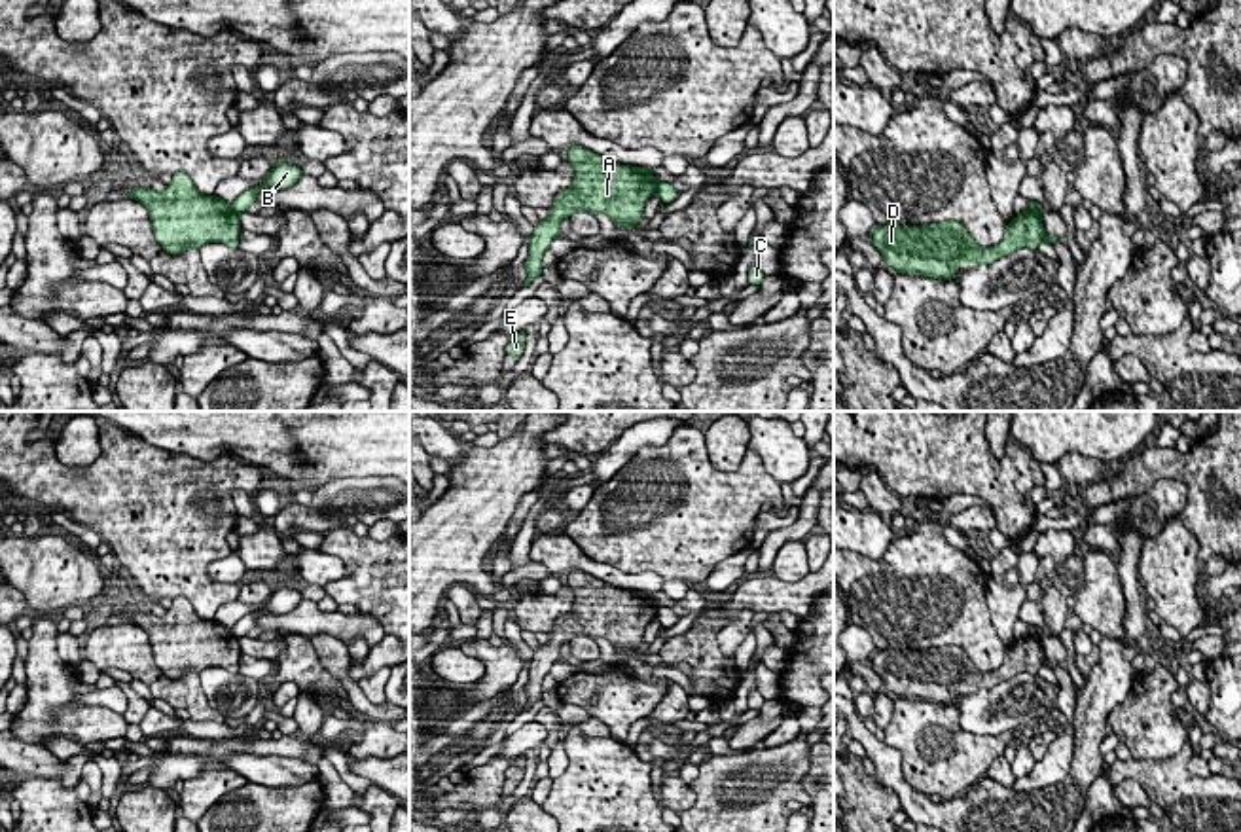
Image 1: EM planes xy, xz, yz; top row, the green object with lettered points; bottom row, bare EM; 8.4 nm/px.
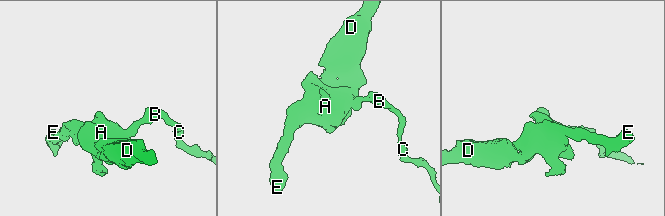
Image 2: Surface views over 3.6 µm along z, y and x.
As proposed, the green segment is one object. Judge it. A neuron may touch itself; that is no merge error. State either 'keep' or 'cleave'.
cleave

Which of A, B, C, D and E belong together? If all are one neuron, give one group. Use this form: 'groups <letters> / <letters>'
groups A D E / B C

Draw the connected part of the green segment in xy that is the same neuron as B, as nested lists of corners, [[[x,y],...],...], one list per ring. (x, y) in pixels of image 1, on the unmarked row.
[[[277,588],[271,595],[269,595],[269,603],[265,606],[261,606],[260,610],[254,610],[246,616],[243,616],[233,627],[231,633],[241,639],[241,637],[248,637],[248,633],[256,627],[256,620],[263,614],[263,612],[273,612],[273,614],[286,614],[290,610],[294,610],[299,603],[303,601],[301,591],[297,589],[290,589],[290,588]]]

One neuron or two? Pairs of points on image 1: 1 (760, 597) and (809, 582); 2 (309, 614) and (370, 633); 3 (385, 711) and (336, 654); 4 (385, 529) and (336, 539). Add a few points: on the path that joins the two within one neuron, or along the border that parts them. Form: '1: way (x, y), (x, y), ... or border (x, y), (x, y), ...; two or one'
1: way (772, 596), (798, 594); one
2: way (324, 622), (355, 626); one
3: way (368, 707), (341, 671); one
4: border (366, 537), (376, 541), (389, 539); two

